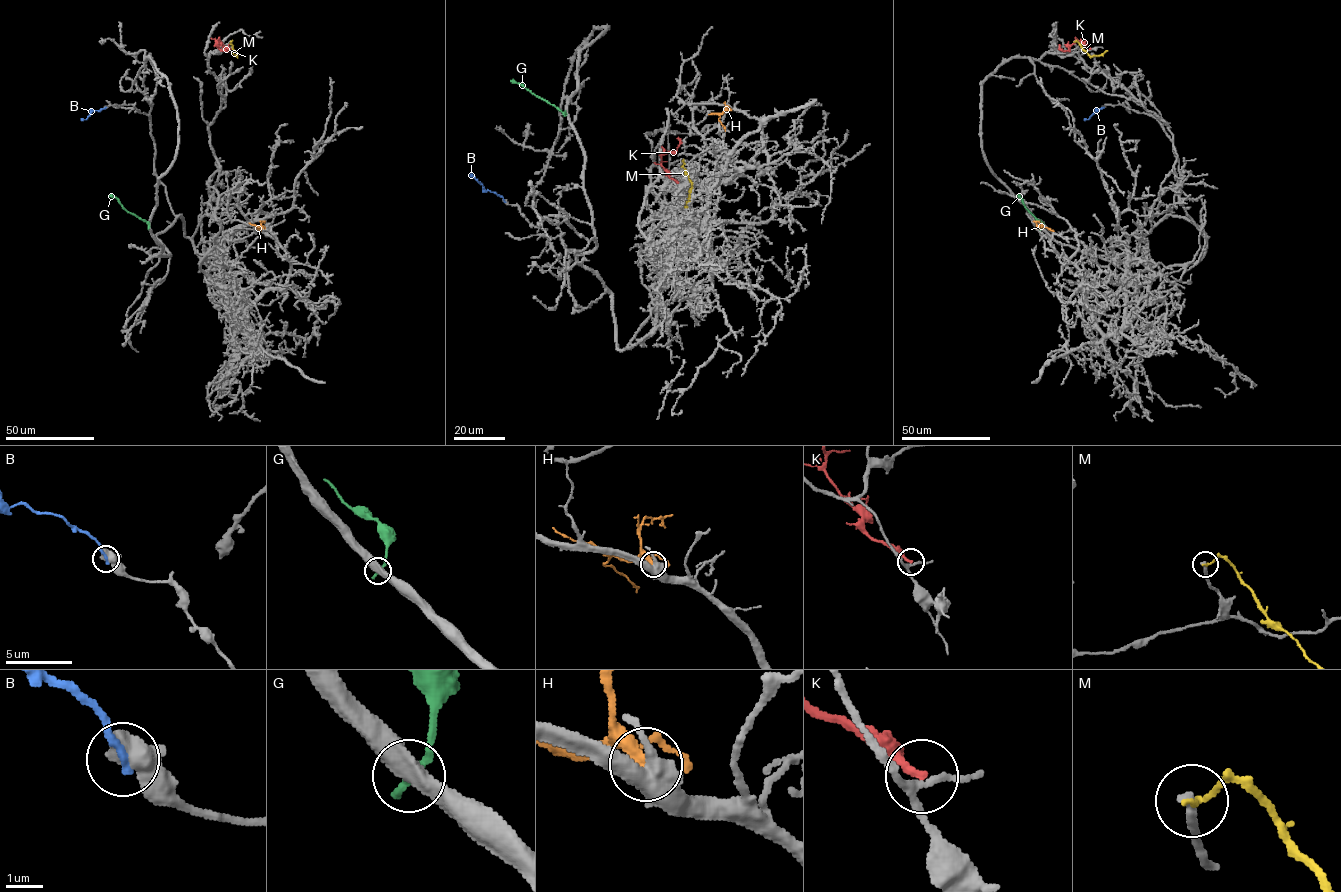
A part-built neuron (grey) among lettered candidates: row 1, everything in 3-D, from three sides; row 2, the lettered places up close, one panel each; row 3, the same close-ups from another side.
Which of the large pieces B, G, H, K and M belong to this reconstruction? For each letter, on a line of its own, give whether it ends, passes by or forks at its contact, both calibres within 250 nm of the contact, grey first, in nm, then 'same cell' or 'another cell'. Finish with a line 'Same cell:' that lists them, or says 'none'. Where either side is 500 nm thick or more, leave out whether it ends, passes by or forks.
B: 550/240 nm | another cell
G: 500/240 nm | another cell
H: it ends | 440/380 nm | another cell
K: it ends | 200/240 nm | another cell
M: it ends | 240/150 nm | another cell
Same cell: none

